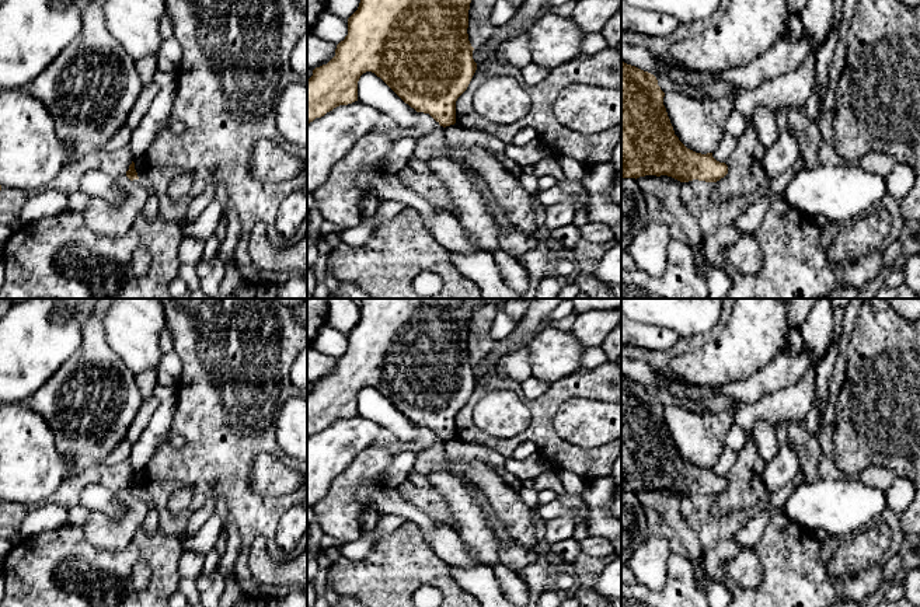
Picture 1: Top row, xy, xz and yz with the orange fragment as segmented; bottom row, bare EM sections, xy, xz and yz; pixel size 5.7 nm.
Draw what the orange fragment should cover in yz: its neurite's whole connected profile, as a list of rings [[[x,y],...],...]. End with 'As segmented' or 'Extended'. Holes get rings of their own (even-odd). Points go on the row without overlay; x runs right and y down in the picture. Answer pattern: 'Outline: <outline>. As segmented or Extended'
Outline: [[[621,374],[621,492],[668,489],[680,496],[693,493],[717,496],[728,488],[728,479],[687,463],[675,449],[663,419],[665,407],[654,388]]]. As segmented

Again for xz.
Outline: [[[360,299],[360,317],[348,332],[348,349],[337,359],[335,370],[313,384],[307,394],[307,439],[339,419],[358,415],[358,395],[366,386],[380,391],[417,426],[429,428],[440,440],[456,437],[456,415],[467,404],[477,377],[468,355],[468,324],[482,299]]]. As segmented

